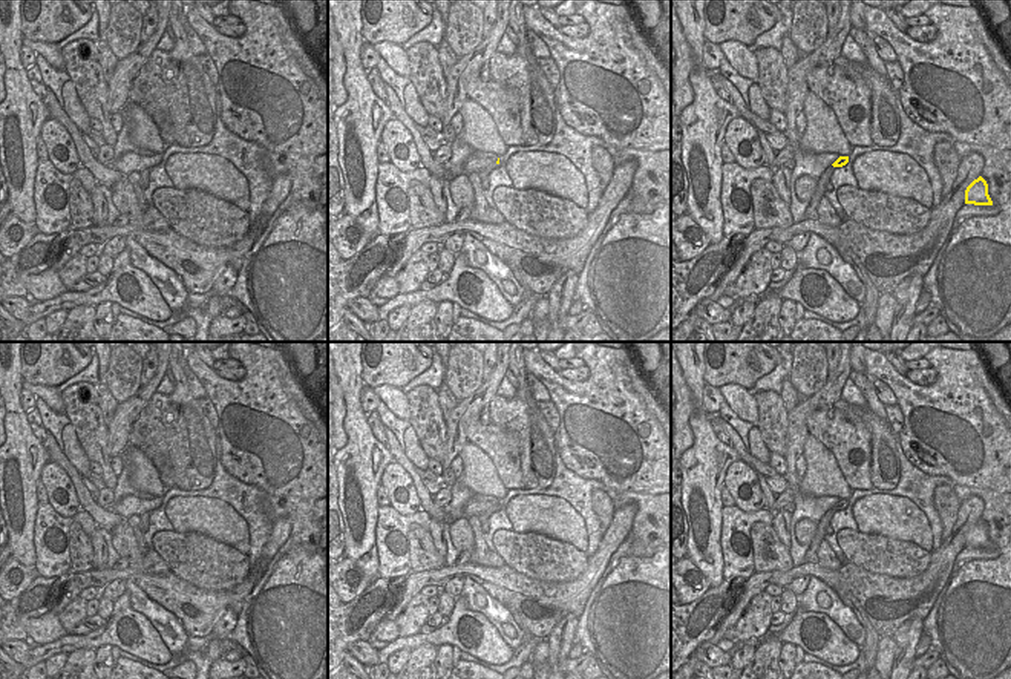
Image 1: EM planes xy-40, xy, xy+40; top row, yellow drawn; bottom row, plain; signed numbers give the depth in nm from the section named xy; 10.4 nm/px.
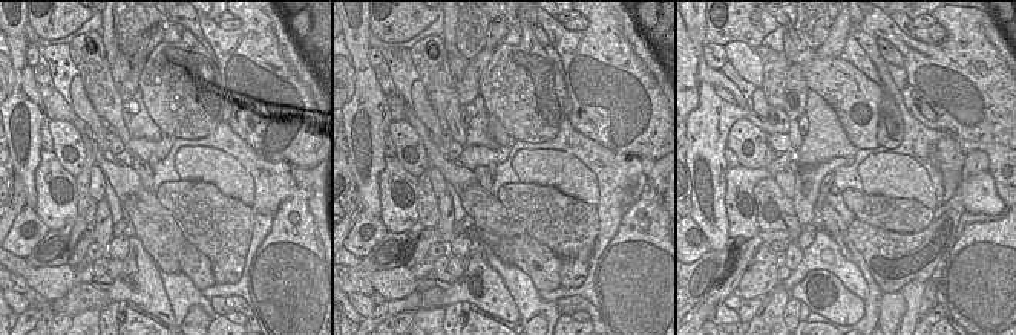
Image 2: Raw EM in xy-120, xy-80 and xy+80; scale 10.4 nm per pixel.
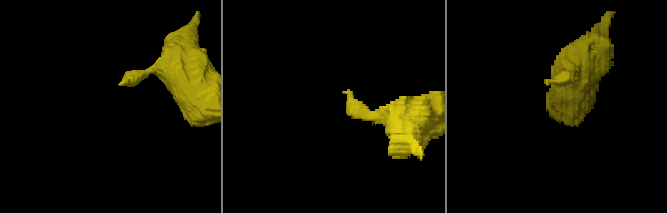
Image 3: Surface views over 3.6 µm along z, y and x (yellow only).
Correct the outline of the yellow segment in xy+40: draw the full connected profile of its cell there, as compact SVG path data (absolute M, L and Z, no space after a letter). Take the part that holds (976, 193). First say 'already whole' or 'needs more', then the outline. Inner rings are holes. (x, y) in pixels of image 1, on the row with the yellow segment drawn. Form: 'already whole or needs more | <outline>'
already whole | M979 176L974 179L965 190L965 204L974 205L993 205L993 201L988 195L988 184L986 181Z

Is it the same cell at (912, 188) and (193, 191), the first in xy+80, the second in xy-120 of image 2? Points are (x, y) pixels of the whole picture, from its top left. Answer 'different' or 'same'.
different

